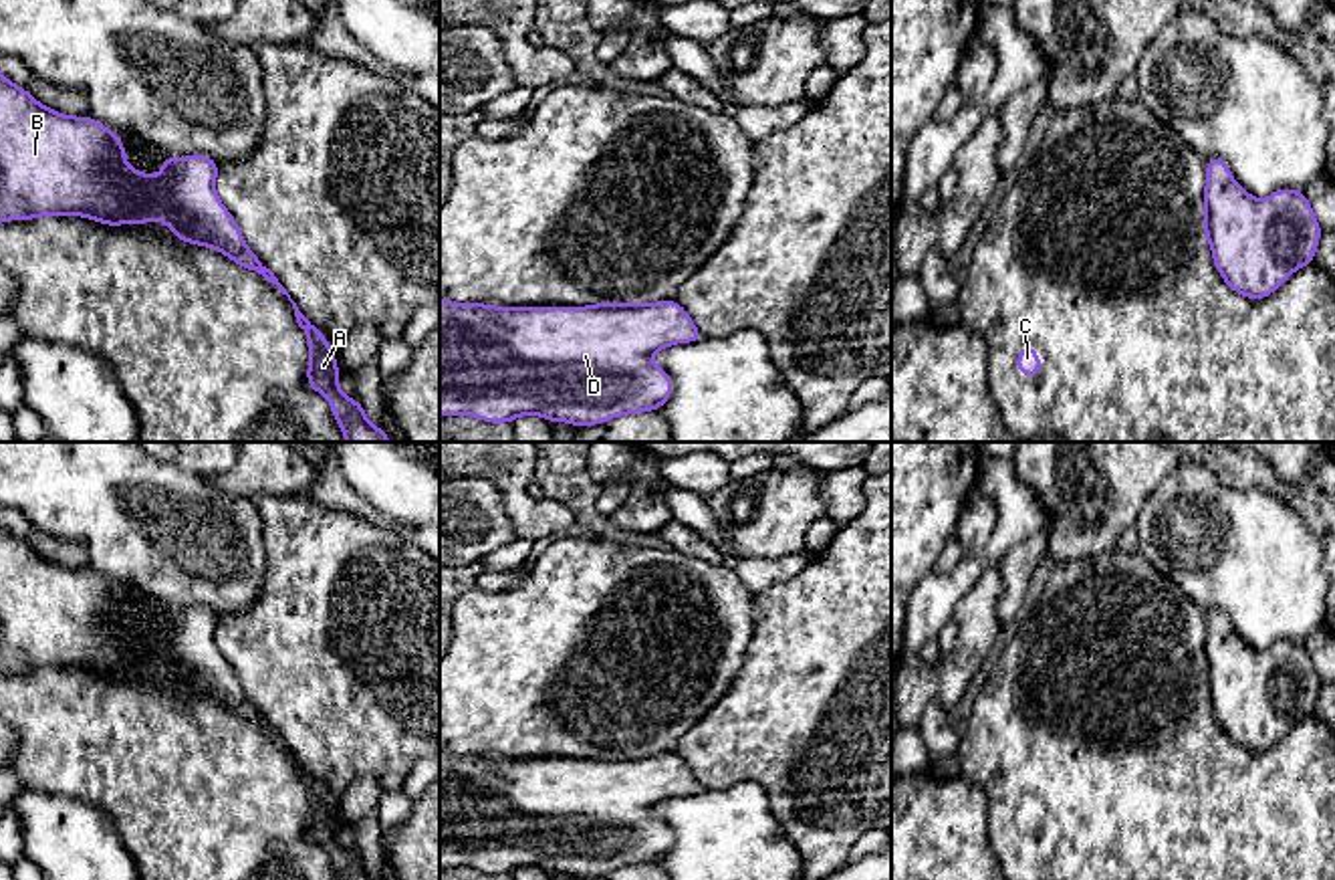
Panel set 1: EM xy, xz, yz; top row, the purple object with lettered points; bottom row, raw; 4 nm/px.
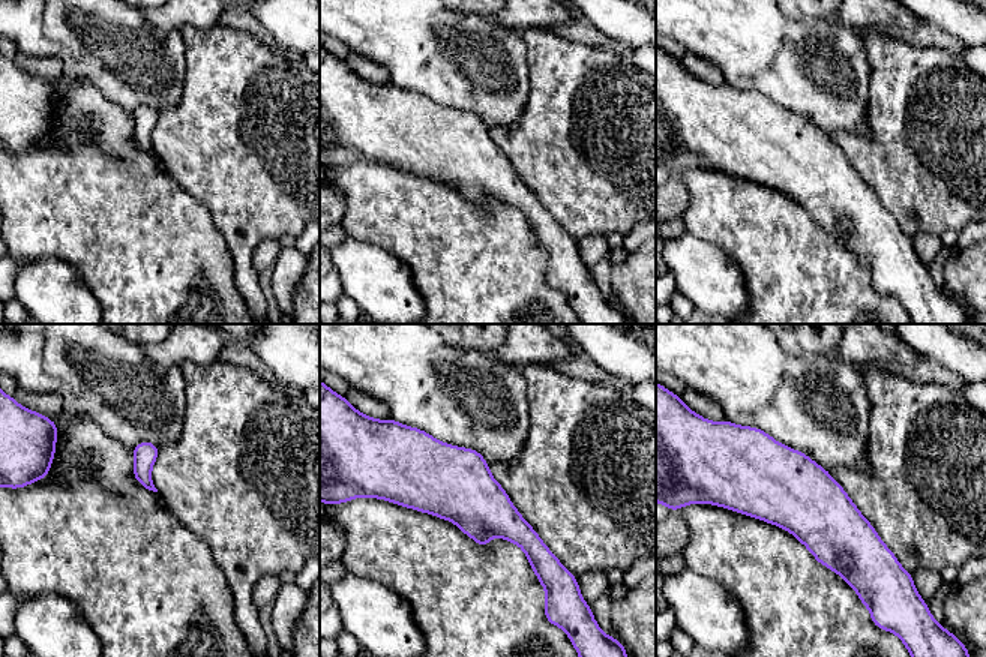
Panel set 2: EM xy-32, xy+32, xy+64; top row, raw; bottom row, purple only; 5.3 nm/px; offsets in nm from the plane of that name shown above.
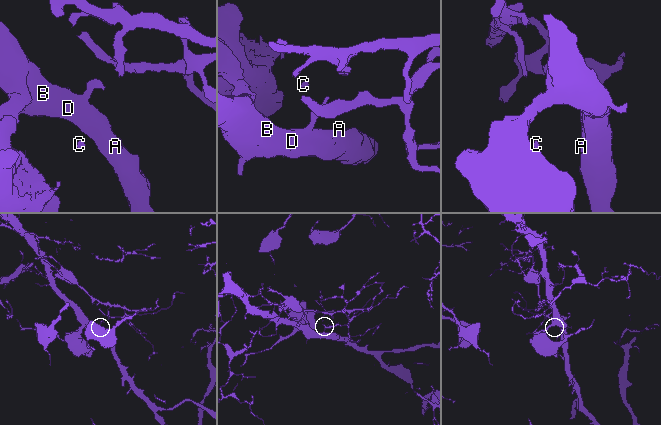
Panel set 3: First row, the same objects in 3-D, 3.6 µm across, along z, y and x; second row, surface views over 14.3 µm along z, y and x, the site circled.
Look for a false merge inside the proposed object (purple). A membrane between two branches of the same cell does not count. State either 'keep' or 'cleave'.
cleave

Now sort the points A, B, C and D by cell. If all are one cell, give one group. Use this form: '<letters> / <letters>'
A B D / C

